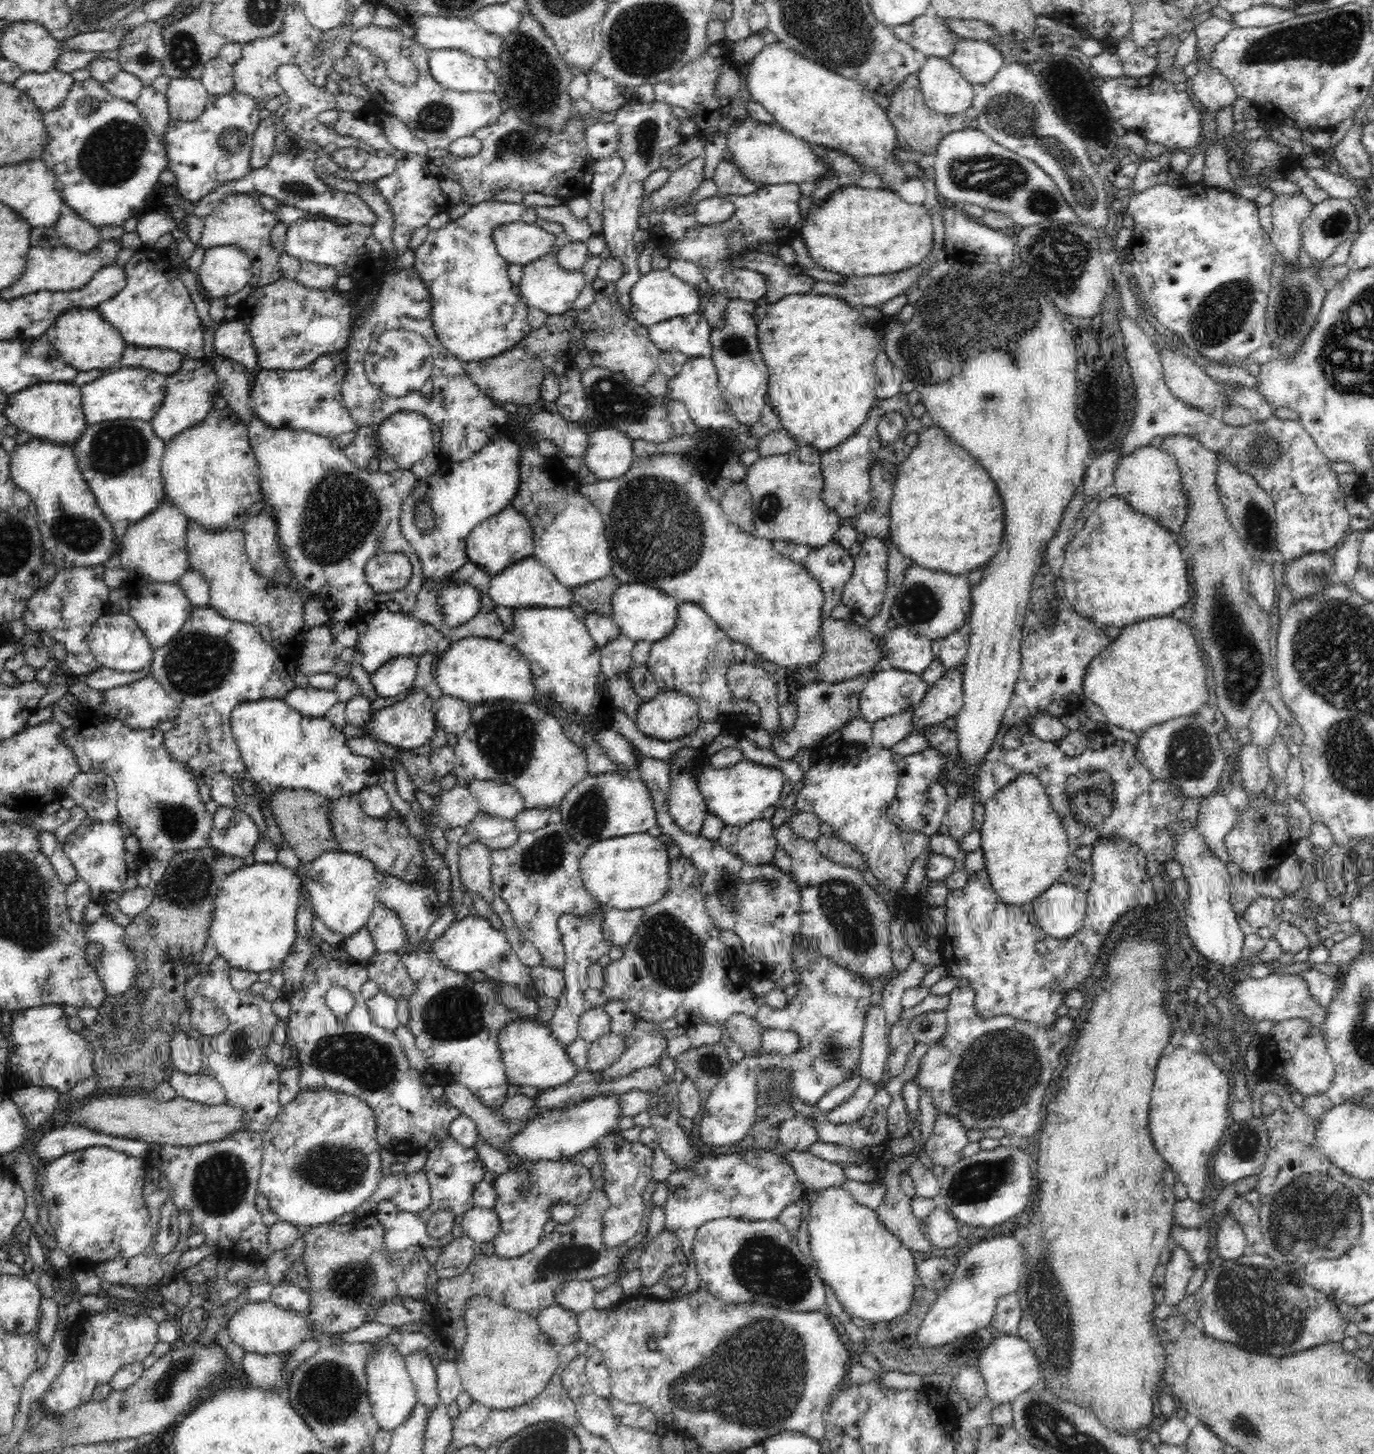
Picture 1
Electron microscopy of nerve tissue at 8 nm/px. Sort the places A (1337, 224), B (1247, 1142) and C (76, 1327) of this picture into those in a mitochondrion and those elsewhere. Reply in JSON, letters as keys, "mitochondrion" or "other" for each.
{"A":"mitochondrion","B":"mitochondrion","C":"other"}

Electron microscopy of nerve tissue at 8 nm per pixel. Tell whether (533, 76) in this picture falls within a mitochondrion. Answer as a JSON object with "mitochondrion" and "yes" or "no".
{"mitochondrion":"yes"}

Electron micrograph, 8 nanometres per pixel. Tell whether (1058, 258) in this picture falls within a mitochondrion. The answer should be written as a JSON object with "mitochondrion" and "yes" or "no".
{"mitochondrion":"yes"}

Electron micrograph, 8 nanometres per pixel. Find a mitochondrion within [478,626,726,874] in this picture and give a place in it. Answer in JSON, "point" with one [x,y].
{"point":[588,816]}

